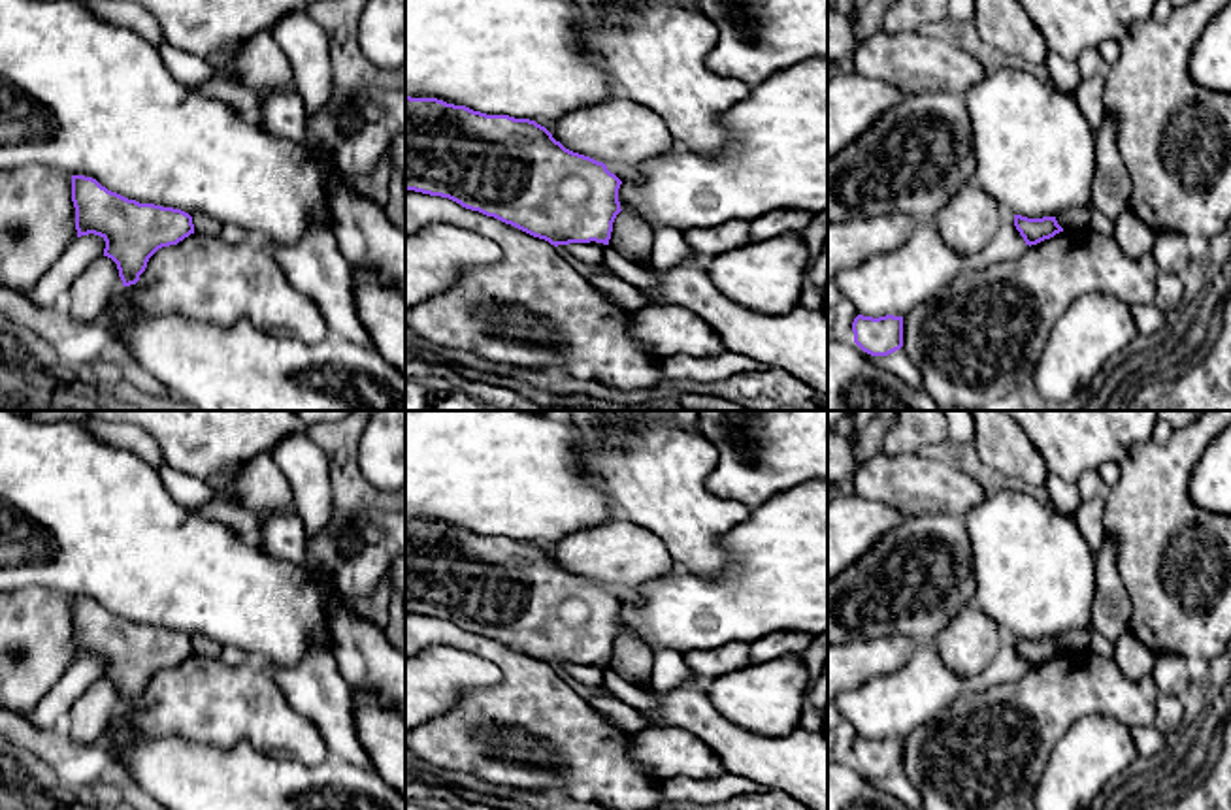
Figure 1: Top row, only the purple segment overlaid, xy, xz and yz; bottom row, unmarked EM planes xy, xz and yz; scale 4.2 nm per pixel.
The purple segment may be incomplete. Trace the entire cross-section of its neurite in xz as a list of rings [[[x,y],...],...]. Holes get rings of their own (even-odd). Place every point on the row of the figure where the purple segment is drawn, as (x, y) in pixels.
[[[405,96],[405,190],[449,198],[558,247],[609,245],[620,185],[603,162],[566,149],[535,121]]]

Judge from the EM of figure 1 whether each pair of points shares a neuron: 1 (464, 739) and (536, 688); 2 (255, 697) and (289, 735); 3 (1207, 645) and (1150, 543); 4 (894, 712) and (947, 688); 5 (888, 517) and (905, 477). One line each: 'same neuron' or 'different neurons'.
1: same neuron
2: same neuron
3: same neuron
4: same neuron
5: different neurons

